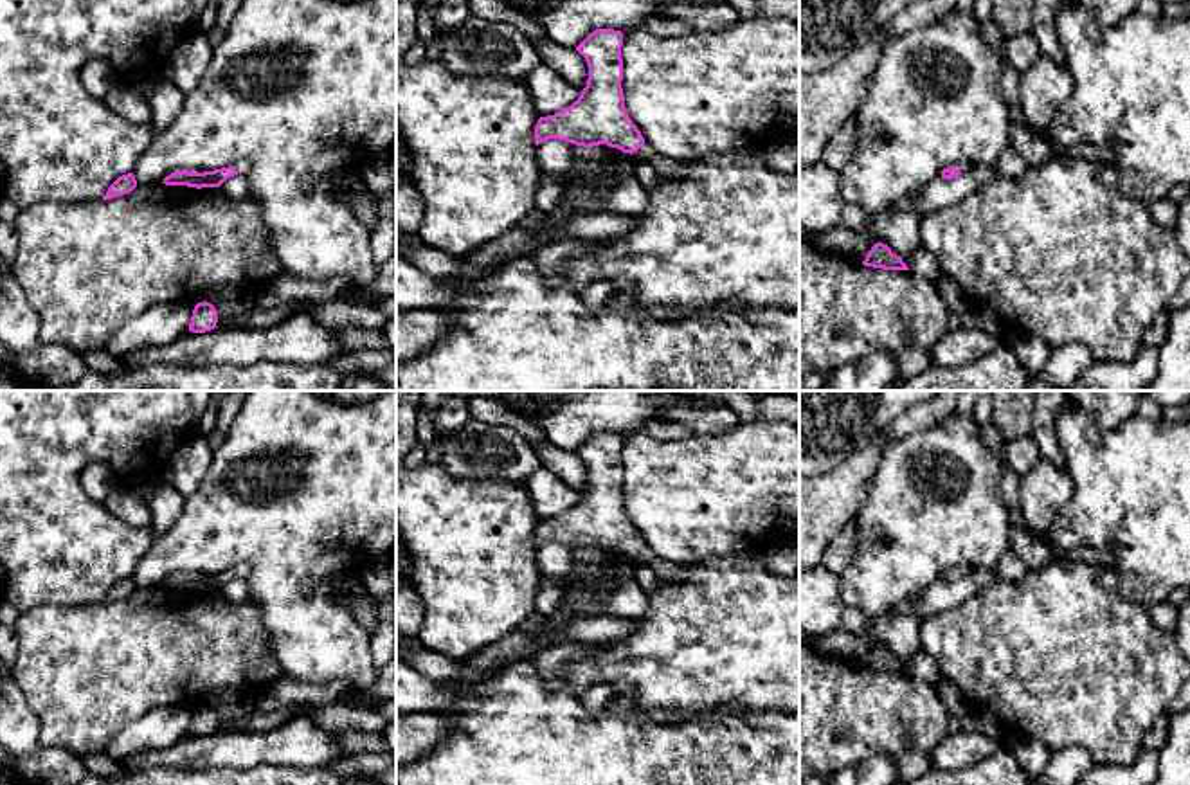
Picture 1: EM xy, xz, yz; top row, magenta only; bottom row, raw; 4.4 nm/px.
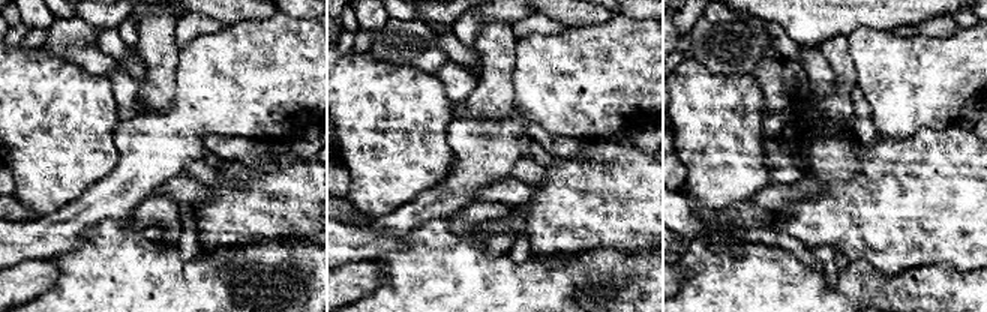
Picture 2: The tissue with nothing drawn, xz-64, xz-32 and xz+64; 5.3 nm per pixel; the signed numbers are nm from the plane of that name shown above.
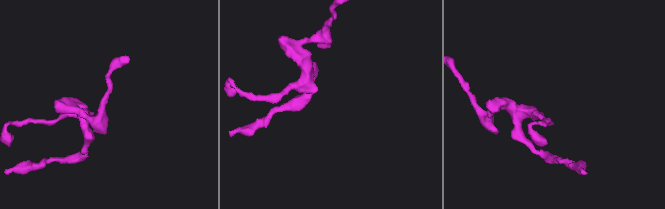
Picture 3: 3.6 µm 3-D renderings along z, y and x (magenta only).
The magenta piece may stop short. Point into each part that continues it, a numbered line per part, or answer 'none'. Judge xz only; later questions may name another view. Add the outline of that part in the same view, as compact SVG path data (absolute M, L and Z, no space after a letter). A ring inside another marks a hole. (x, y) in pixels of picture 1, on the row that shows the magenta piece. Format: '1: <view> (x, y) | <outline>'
1: xz (661, 164) | M643 142L641 148L632 153L632 157L646 160L657 171L657 175L668 175L672 178L681 178L690 169L690 162L670 160L659 155L648 142Z

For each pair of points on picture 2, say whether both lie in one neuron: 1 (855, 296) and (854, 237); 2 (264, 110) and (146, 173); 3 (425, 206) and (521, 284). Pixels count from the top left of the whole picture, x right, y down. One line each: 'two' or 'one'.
1: two
2: one
3: two

